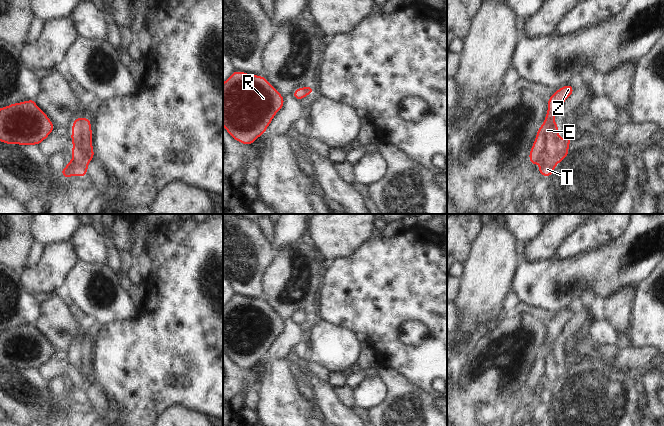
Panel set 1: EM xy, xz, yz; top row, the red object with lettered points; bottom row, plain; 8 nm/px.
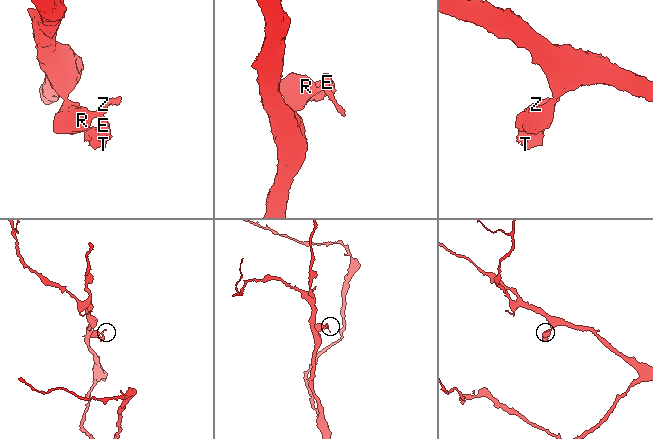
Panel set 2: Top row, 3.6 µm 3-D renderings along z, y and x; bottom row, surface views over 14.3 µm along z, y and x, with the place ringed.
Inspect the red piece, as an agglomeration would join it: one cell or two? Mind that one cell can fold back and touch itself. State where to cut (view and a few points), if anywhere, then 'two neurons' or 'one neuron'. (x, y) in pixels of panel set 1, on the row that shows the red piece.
cut xy (83, 117), (73, 131); two neurons

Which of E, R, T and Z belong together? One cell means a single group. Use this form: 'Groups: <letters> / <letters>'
Groups: E T / R Z

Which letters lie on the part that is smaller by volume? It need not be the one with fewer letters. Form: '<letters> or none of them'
E, T.

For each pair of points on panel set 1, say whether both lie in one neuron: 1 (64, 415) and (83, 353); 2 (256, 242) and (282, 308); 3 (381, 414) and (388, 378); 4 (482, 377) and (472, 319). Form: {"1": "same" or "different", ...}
{"1": "different", "2": "different", "3": "same", "4": "different"}

